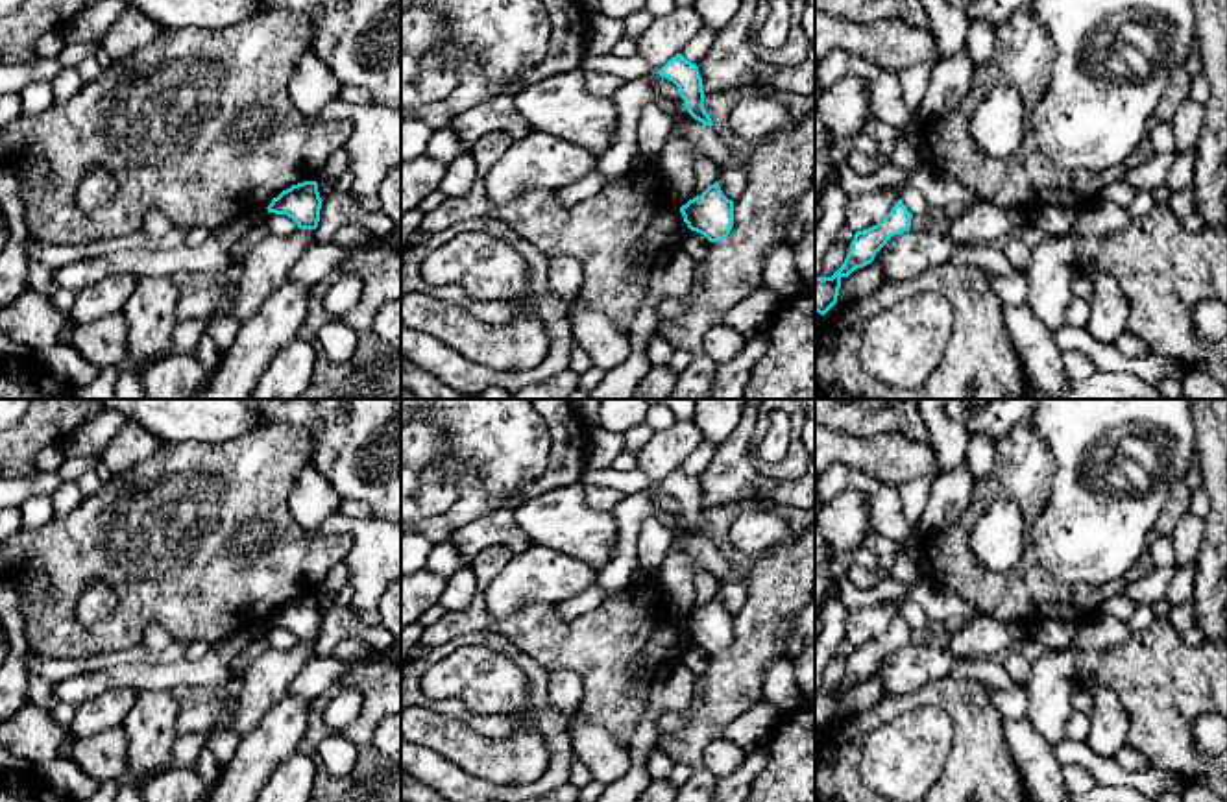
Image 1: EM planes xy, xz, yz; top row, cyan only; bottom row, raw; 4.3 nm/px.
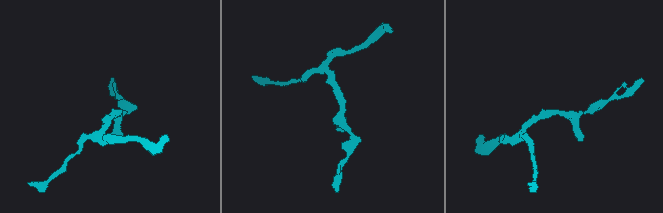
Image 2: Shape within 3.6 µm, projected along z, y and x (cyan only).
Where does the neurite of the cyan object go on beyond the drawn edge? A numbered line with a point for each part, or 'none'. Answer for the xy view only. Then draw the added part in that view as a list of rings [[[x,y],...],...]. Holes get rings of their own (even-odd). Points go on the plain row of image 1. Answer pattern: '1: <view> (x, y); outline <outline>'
none

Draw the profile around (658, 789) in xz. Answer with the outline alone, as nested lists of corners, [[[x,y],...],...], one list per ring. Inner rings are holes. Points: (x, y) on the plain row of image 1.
[[[652,780],[636,802],[674,802],[674,787],[667,780]]]

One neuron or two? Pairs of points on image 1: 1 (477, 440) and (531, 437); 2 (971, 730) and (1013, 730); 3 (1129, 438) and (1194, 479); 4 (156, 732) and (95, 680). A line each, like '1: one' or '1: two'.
1: one
2: two
3: two
4: two

